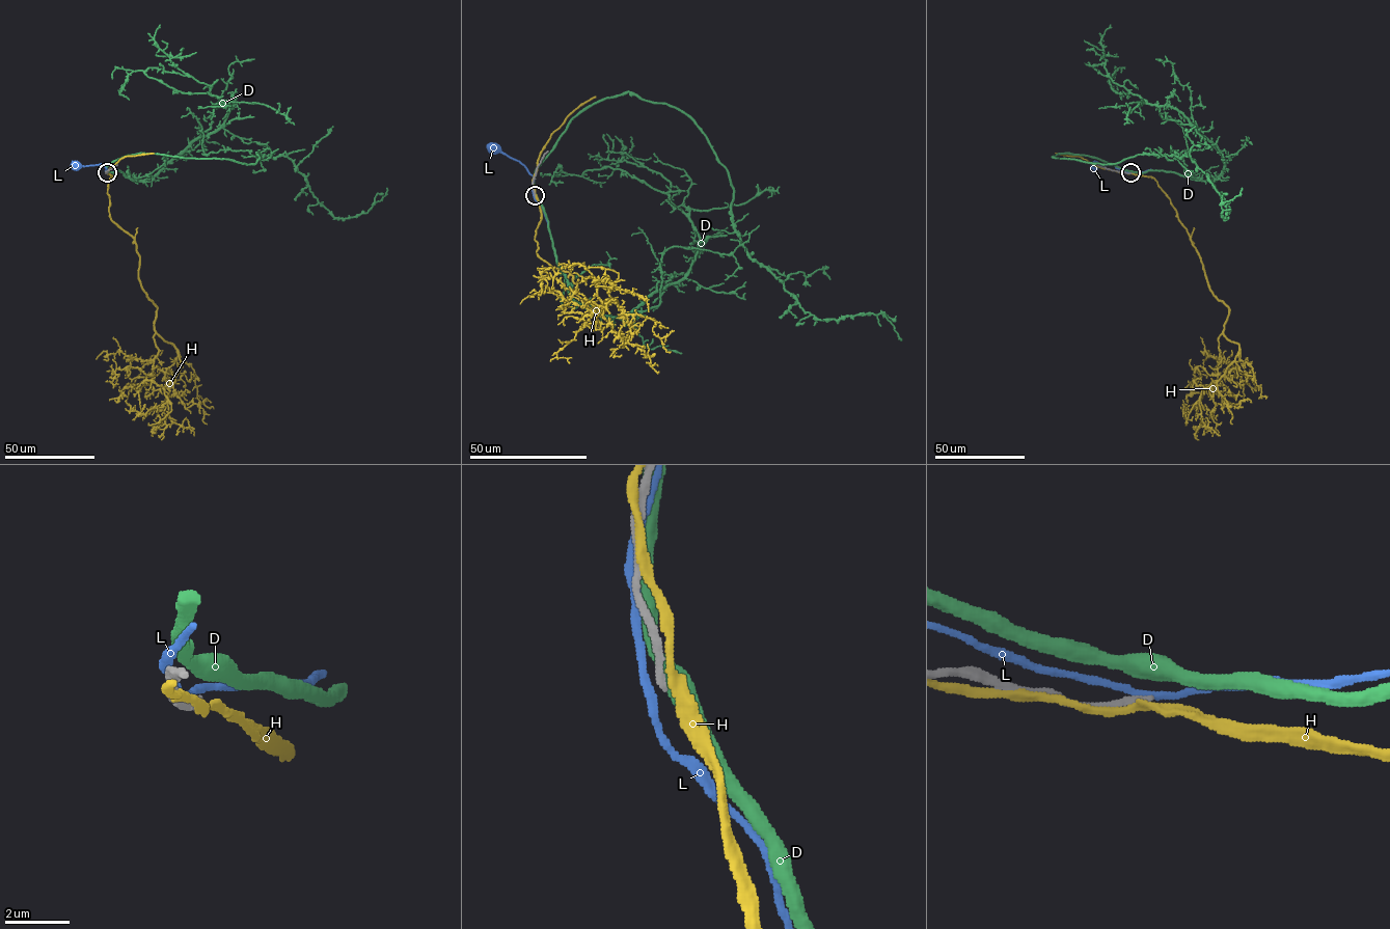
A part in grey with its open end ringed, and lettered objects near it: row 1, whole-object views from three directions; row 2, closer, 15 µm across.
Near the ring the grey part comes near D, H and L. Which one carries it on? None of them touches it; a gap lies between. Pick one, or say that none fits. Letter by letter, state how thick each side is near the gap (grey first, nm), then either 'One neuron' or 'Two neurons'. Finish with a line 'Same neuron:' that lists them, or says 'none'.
D: Thickness 190 nm (grey) against 500 nm. Two neurons
H: Thickness 190 nm (grey) against 280 nm. Two neurons
L: Thickness 190 nm (grey) against 220 nm. Two neurons
Same neuron: none

